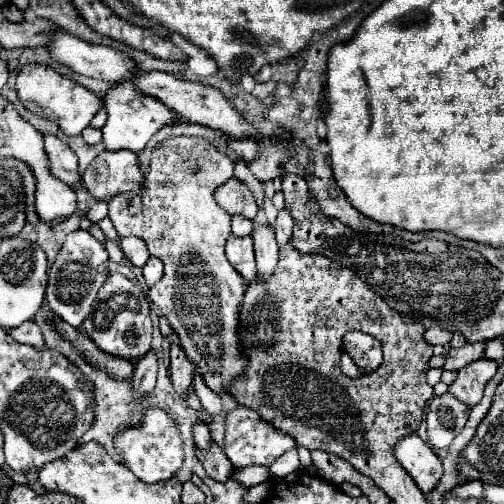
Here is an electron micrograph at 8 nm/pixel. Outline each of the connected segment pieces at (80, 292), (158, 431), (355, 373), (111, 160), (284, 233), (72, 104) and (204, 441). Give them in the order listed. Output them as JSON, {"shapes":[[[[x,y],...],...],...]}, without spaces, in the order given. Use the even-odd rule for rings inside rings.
{"shapes":[[[[77,229],[67,235],[55,263],[49,269],[49,285],[47,285],[47,301],[51,309],[63,319],[69,321],[75,329],[81,327],[83,319],[91,311],[91,303],[97,297],[97,291],[103,287],[109,273],[109,255],[107,249],[83,229]]],[[[157,405],[143,407],[141,423],[127,425],[114,439],[114,447],[121,457],[121,463],[131,469],[135,477],[147,483],[157,483],[171,479],[183,465],[183,439],[179,425],[169,417],[169,413]]],[[[343,352],[341,356],[340,367],[342,372],[351,378],[357,378],[364,375],[364,373],[356,366],[353,360],[345,352]]],[[[133,151],[99,153],[83,173],[87,191],[97,199],[111,199],[119,193],[141,193],[145,175]]],[[[283,209],[279,215],[277,215],[277,221],[273,225],[275,229],[275,239],[277,239],[277,245],[279,247],[285,247],[291,239],[291,231],[293,231],[293,217]]],[[[27,63],[19,69],[19,73],[17,73],[17,95],[29,113],[43,113],[41,115],[43,119],[55,121],[59,125],[59,129],[69,137],[81,135],[81,131],[85,127],[89,127],[93,115],[101,109],[99,95],[95,95],[93,91],[85,89],[83,85],[73,83],[71,79],[59,75],[49,65],[39,65],[39,63]]],[[[197,423],[195,427],[193,427],[193,435],[195,435],[195,445],[197,445],[197,449],[201,449],[201,451],[209,451],[209,447],[211,447],[211,433],[209,433],[209,429],[207,429],[207,425],[205,423]]]]}

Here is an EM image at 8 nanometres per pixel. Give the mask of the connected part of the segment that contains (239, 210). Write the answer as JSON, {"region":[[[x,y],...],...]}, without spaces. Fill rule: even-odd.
{"region":[[[231,177],[227,181],[227,185],[231,185],[231,189],[217,189],[215,191],[217,205],[223,207],[229,215],[243,215],[247,219],[255,219],[259,209],[255,205],[251,191],[245,187],[245,183]]]}

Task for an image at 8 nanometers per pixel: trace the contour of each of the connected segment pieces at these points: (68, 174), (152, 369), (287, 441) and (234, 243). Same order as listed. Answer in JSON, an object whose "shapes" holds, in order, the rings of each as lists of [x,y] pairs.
{"shapes":[[[[45,135],[45,147],[47,147],[47,155],[51,159],[51,173],[59,181],[67,183],[69,187],[79,185],[81,173],[79,173],[75,153],[57,135]]],[[[147,353],[143,359],[139,359],[139,363],[135,365],[135,373],[133,373],[133,389],[143,395],[149,393],[155,387],[155,379],[157,379],[157,359],[155,353]]],[[[239,407],[227,415],[225,427],[225,455],[233,463],[233,467],[247,467],[247,465],[271,465],[277,457],[281,457],[287,449],[295,447],[295,439],[267,421],[263,421],[253,409]]],[[[231,235],[227,239],[227,259],[231,265],[247,279],[255,279],[255,255],[253,255],[253,239],[251,237],[235,237]]]]}

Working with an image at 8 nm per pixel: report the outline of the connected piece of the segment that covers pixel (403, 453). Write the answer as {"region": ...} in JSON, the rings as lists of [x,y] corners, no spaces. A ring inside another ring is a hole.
{"region":[[[415,433],[399,439],[395,445],[395,457],[423,493],[429,493],[443,473],[439,457]]]}

